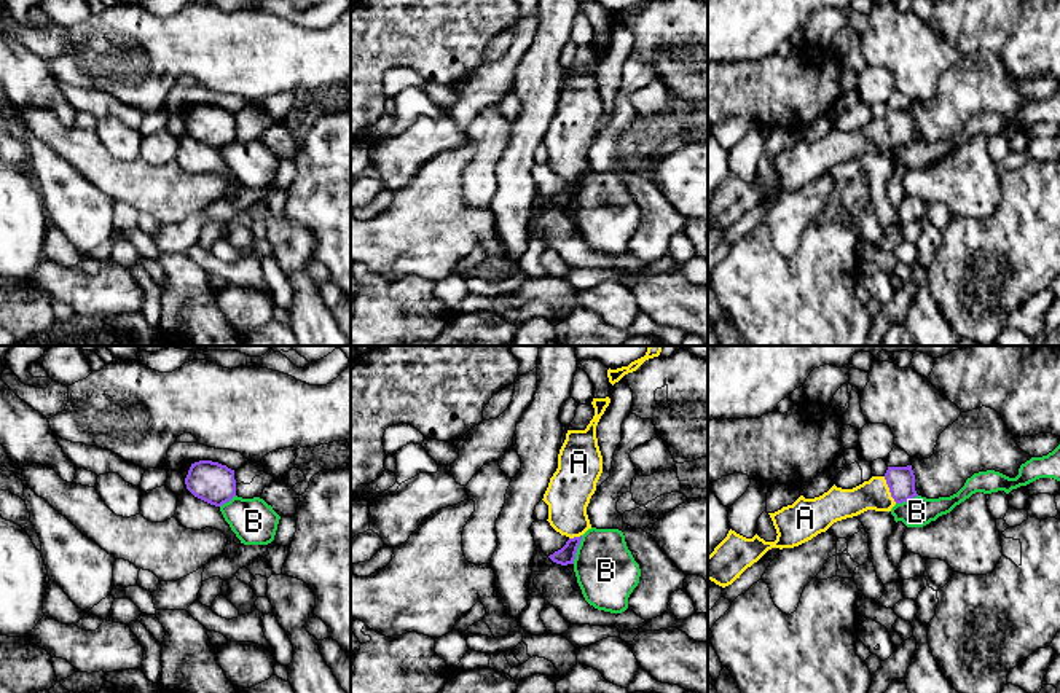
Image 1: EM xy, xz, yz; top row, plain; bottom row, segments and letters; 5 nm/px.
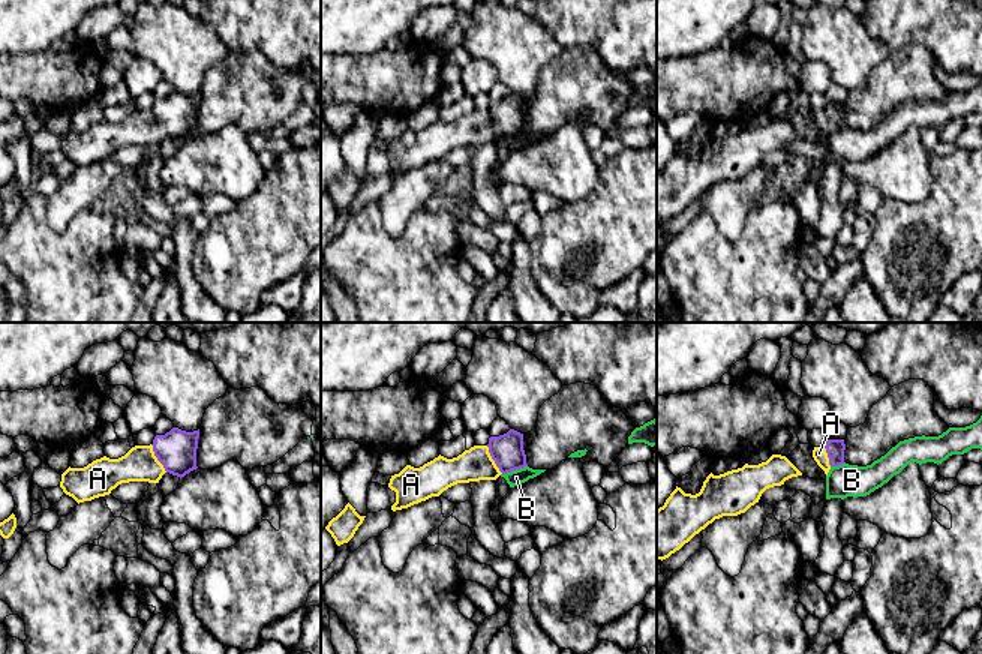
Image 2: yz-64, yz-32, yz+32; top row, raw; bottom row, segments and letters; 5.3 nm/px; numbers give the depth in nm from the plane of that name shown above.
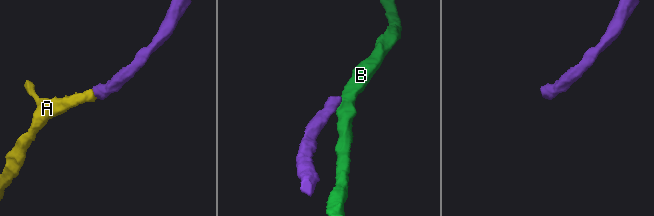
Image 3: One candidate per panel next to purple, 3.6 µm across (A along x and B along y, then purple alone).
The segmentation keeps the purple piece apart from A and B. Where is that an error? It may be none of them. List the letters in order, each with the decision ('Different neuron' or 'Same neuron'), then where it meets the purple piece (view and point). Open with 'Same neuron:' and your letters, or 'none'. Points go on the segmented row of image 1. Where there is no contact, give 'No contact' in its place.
Same neuron: A
A: Same neuron. Touches purple at yz (890, 489)
B: Different neuron. Touches purple at xz (576, 550)

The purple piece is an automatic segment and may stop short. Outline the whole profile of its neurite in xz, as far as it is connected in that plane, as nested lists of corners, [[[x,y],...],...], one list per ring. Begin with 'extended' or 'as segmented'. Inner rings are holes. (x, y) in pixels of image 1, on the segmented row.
extended; [[[593,398],[595,416],[585,430],[567,430],[558,454],[558,468],[544,494],[550,526],[566,535],[566,545],[548,558],[561,566],[574,564],[582,535],[591,529],[587,507],[603,473],[596,425],[610,398]]]

